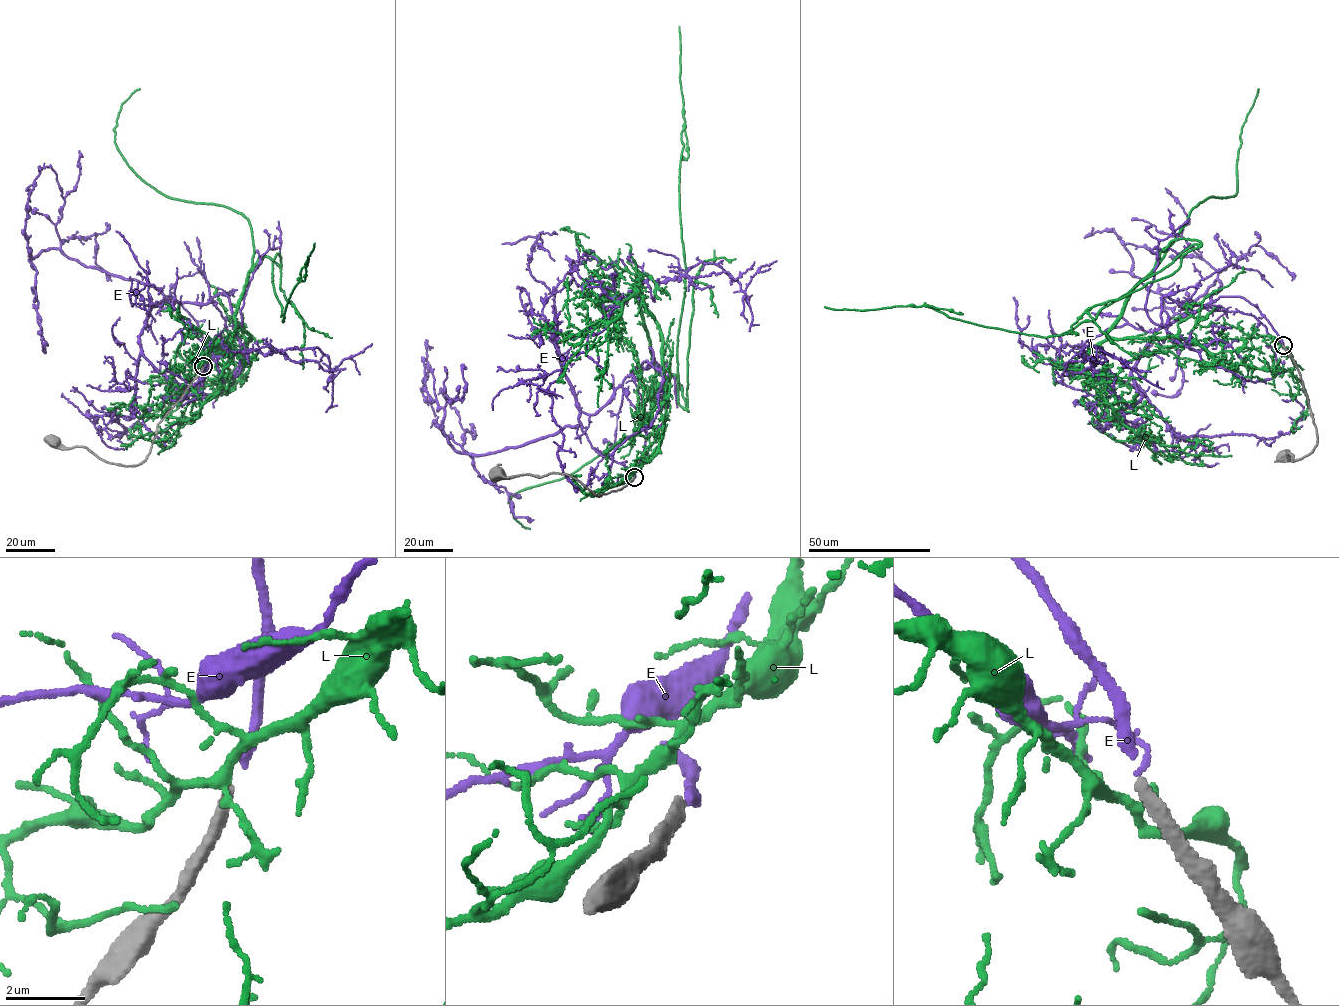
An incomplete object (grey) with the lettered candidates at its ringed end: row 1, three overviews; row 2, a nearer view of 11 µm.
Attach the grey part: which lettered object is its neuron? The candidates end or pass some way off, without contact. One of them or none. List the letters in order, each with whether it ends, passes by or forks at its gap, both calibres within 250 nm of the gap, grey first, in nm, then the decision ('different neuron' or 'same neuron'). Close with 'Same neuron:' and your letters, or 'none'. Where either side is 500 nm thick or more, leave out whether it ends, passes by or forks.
E: it ends there; 280 nm thick on the grey side, 240 nm on the other; same neuron
L: it forks there; 280 nm thick on the grey side, 240 nm on the other; different neuron
Same neuron: E

